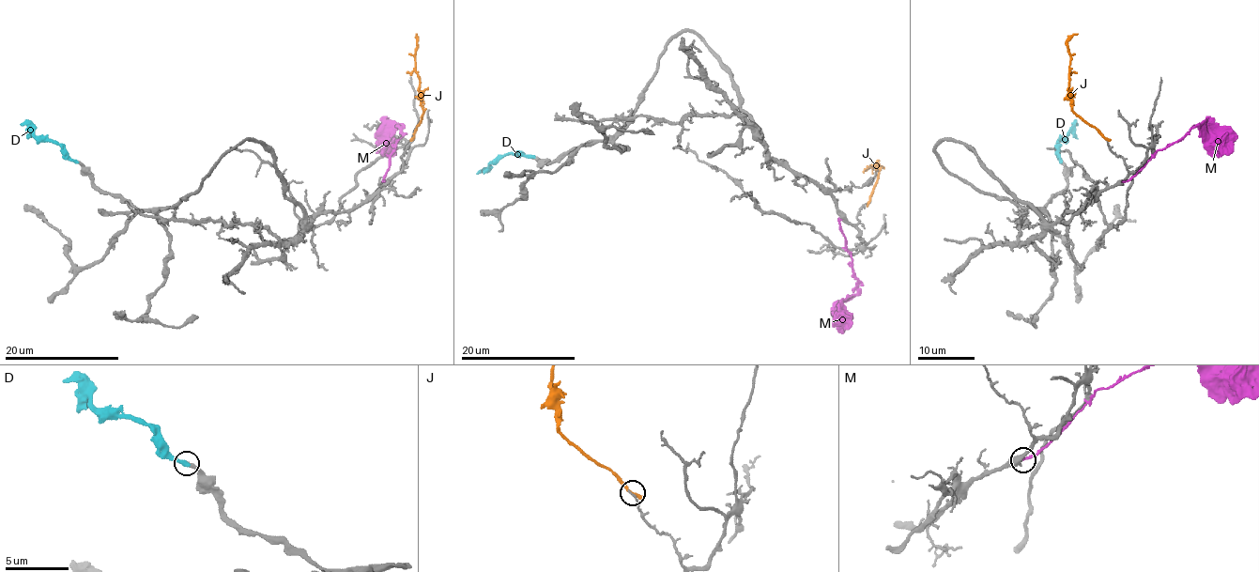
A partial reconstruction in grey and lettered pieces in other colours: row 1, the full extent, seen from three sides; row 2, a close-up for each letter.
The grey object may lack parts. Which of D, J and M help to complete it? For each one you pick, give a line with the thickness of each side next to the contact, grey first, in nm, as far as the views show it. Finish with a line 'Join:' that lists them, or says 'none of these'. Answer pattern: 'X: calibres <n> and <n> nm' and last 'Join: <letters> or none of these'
D: calibres 280 and 380 nm
Join: D

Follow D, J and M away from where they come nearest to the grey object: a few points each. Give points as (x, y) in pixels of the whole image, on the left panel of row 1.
D: (76, 162), (62, 146), (53, 140), (40, 140), (26, 125), (21, 123)
J: (412, 137), (422, 110), (420, 76), (415, 70), (417, 33)
M: (384, 181), (390, 156), (401, 136), (401, 126), (382, 139), (387, 134)

